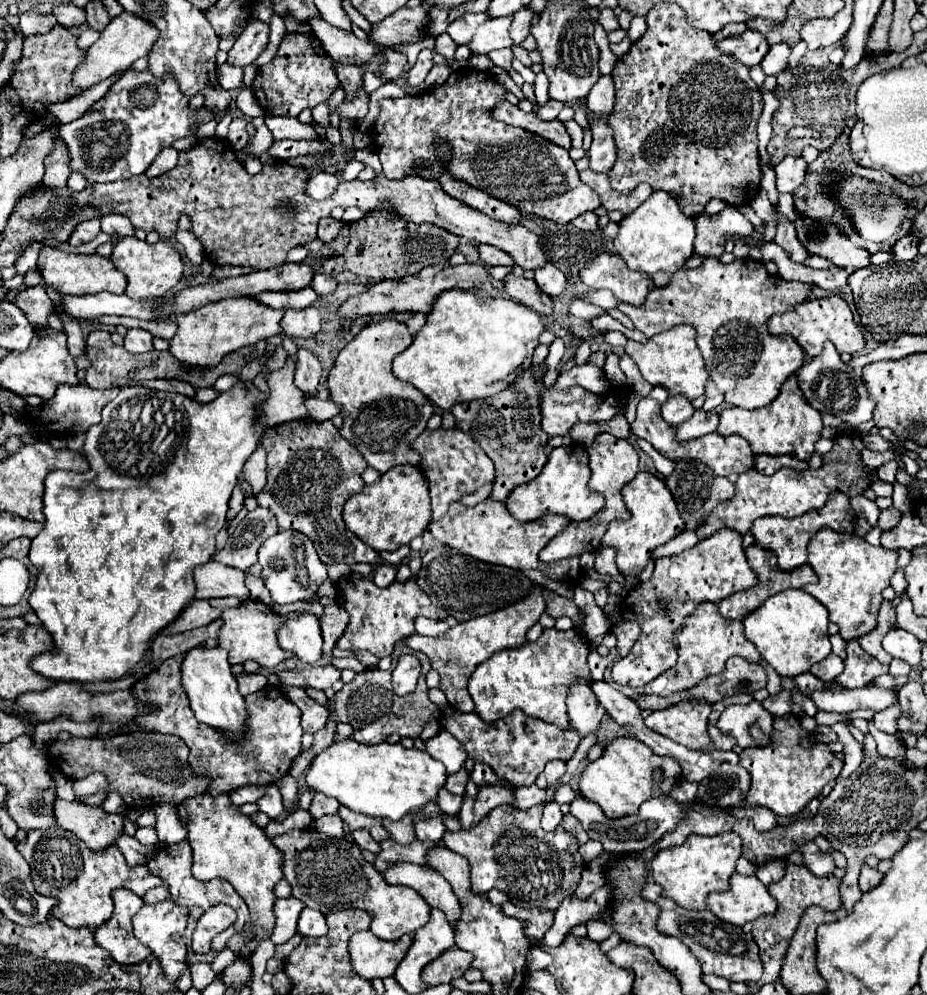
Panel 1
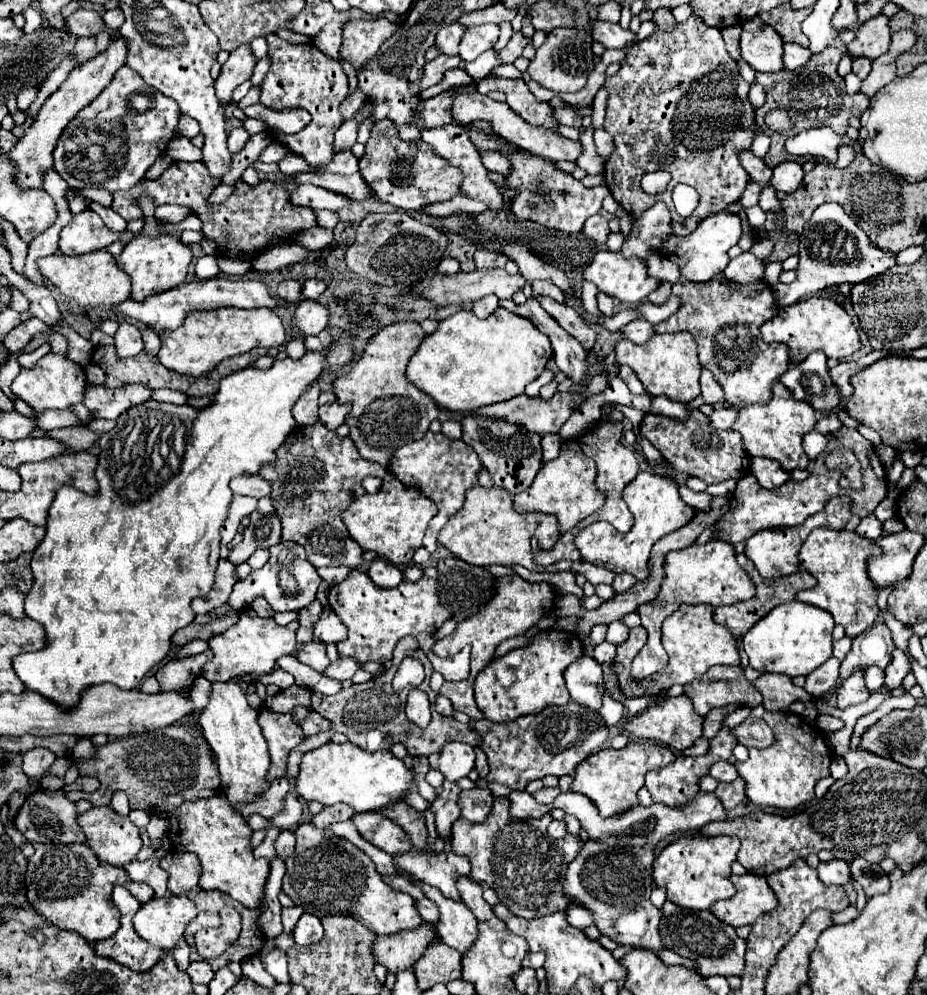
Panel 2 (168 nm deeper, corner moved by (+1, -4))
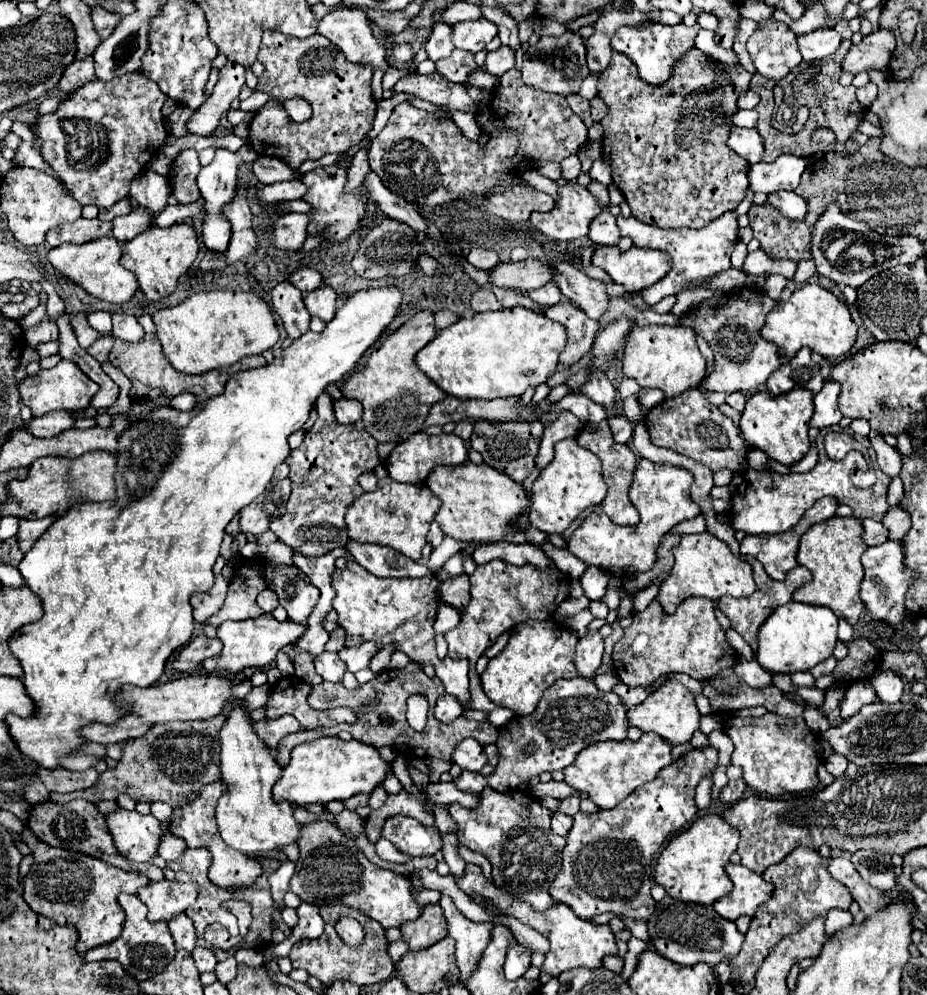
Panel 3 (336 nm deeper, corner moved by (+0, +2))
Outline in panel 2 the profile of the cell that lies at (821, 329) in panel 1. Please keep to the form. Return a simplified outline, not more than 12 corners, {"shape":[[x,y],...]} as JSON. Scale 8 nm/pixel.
{"shape":[[831,298],[783,306],[761,326],[789,346],[843,360],[861,348],[851,316]]}

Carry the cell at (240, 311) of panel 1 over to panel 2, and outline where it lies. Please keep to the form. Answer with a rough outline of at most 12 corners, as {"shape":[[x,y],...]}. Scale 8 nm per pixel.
{"shape":[[269,308],[187,314],[157,358],[187,376],[285,342]]}

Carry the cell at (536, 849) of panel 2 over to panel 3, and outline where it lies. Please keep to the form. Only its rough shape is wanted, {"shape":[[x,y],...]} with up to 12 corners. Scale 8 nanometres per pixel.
{"shape":[[486,786],[476,808],[450,804],[458,840],[494,882],[534,910],[564,838],[528,792]]}

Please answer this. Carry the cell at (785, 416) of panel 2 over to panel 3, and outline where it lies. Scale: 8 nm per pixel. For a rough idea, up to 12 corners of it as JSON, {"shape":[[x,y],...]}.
{"shape":[[760,390],[740,430],[754,448],[786,466],[810,448],[814,394]]}

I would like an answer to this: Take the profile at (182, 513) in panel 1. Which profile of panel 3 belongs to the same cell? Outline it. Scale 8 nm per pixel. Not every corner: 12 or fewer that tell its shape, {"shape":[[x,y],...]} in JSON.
{"shape":[[360,290],[274,364],[120,434],[116,500],[18,570],[54,770],[194,632],[224,528],[396,318]]}

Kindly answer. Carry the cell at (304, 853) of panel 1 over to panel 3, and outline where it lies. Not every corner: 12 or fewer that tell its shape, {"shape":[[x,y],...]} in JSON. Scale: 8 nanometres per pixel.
{"shape":[[330,822],[302,826],[290,890],[384,928],[420,916],[412,882]]}

